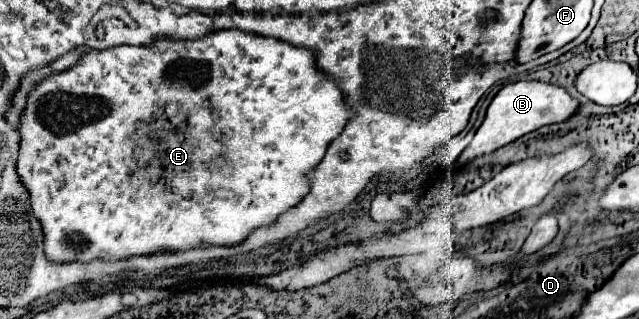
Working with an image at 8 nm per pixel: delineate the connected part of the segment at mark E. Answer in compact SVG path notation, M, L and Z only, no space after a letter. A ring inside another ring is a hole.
M230 28L208 32L204 40L156 40L152 48L114 46L92 50L84 54L76 66L64 72L56 72L36 84L36 88L26 98L26 108L16 128L20 134L16 174L20 184L24 184L24 188L28 190L32 214L40 220L44 232L44 252L48 260L56 260L56 264L88 264L92 260L116 262L132 256L152 256L158 252L186 252L210 246L240 246L244 244L244 240L250 238L254 230L274 224L286 210L300 204L300 200L304 200L304 196L310 192L308 174L316 164L320 164L328 144L336 140L336 136L340 136L344 124L348 124L348 118L352 118L352 108L348 108L336 78L322 74L318 68L306 66L302 68L302 72L298 72L300 62L310 62L314 56L314 52L306 54L306 48L296 48L276 38ZM207 100L210 100L210 106L202 110L200 104L207 103Z

